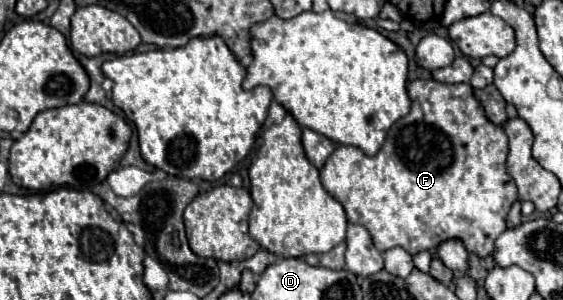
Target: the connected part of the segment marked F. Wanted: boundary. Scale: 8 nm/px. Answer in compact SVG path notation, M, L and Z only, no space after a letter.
M417 79L409 83L407 93L411 111L389 129L377 155L369 157L357 147L337 145L321 169L325 191L343 205L349 223L359 223L371 233L381 253L391 247L403 247L407 253L417 255L447 239L461 239L469 253L477 257L491 255L495 239L507 229L505 217L517 201L517 187L505 169L509 153L507 135L485 117L467 83L445 85L435 79Z

